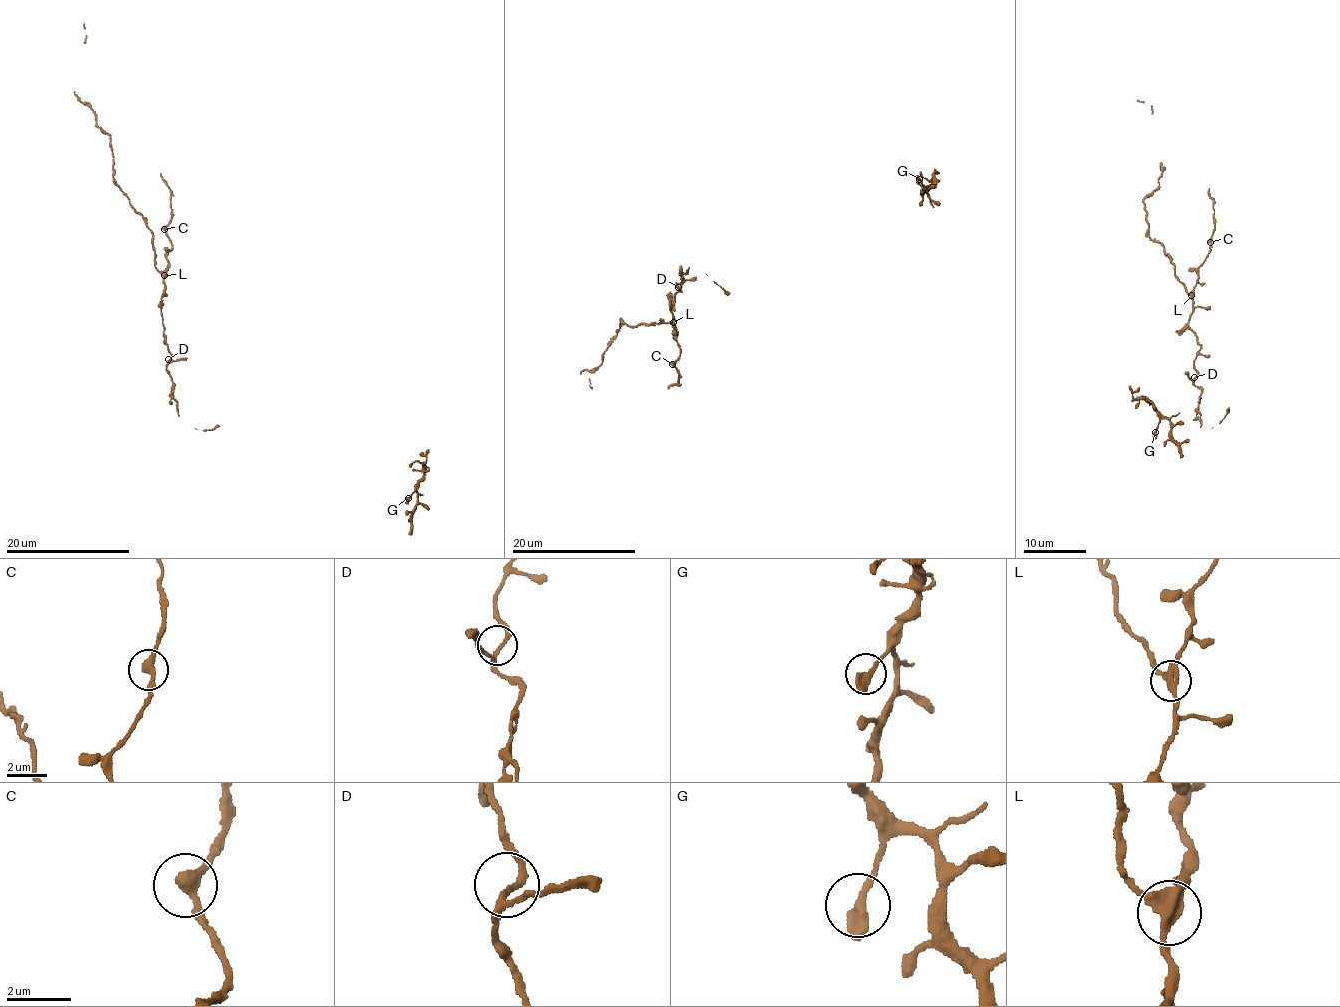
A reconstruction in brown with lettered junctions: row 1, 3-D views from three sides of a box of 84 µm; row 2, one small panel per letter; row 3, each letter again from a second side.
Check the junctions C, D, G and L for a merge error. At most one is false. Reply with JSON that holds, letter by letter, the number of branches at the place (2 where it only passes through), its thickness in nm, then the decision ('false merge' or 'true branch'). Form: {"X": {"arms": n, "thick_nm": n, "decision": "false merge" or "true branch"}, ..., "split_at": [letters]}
{"C": {"arms": 2, "thick_nm": 320, "decision": "true branch"}, "D": {"arms": 3, "thick_nm": 170, "decision": "true branch"}, "G": {"arms": 1, "thick_nm": 500, "decision": "true branch"}, "L": {"arms": 3, "thick_nm": 300, "decision": "false merge"}, "split_at": ["L"]}

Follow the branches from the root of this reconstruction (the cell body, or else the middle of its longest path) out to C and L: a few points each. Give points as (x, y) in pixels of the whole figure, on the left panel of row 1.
C: (168, 360), (172, 355), (162, 326), (161, 296), (167, 252), (172, 249), (164, 229)
L: (168, 360), (172, 355), (165, 342), (161, 314), (164, 274)

